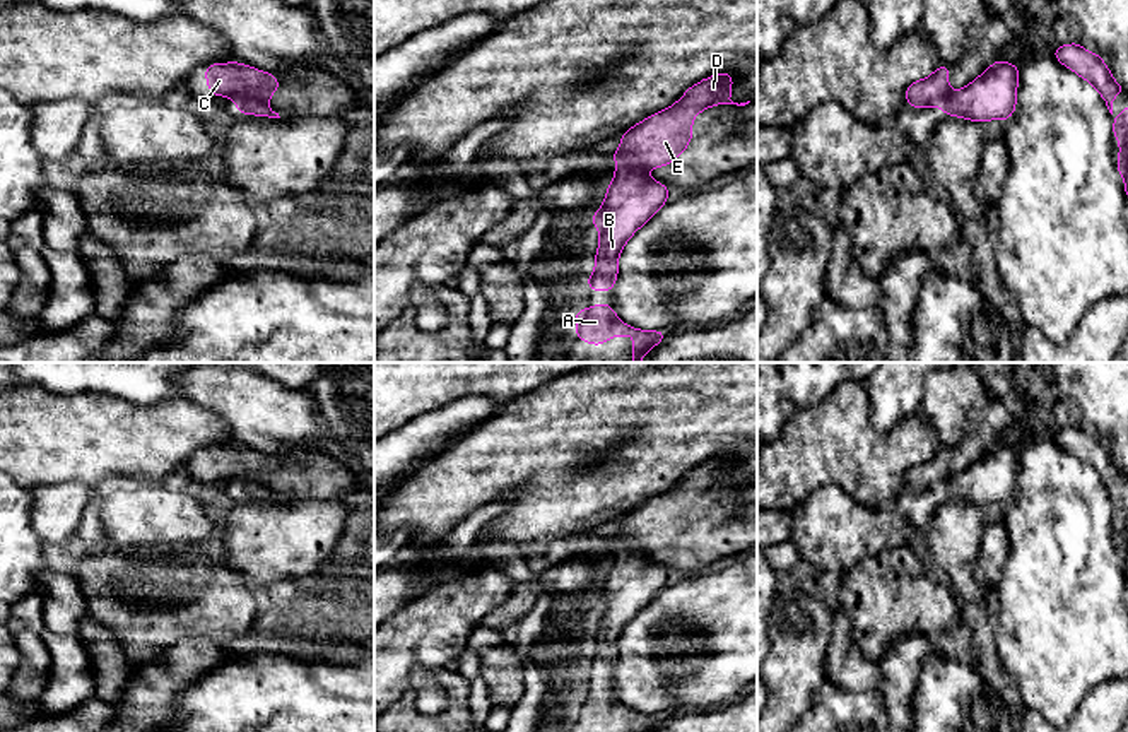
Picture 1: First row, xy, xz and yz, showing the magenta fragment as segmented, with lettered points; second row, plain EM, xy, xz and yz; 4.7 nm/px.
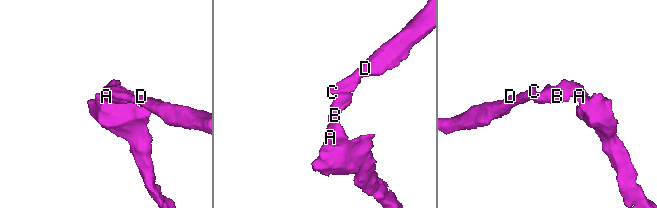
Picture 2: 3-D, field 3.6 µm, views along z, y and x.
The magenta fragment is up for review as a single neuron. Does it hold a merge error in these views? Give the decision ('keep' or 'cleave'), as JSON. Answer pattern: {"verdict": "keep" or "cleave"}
{"verdict": "cleave"}

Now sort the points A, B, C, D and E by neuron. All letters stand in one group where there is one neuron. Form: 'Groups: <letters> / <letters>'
Groups: A B / C D E

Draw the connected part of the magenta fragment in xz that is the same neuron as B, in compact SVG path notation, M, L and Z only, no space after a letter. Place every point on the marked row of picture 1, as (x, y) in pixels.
M624 168L614 173L603 205L591 222L600 233L595 272L586 286L612 291L619 275L619 255L631 236L668 202L668 186L648 176L644 169Z

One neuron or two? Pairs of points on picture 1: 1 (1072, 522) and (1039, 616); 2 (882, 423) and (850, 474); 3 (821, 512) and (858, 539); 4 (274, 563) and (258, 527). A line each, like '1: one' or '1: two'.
1: one
2: two
3: one
4: one

